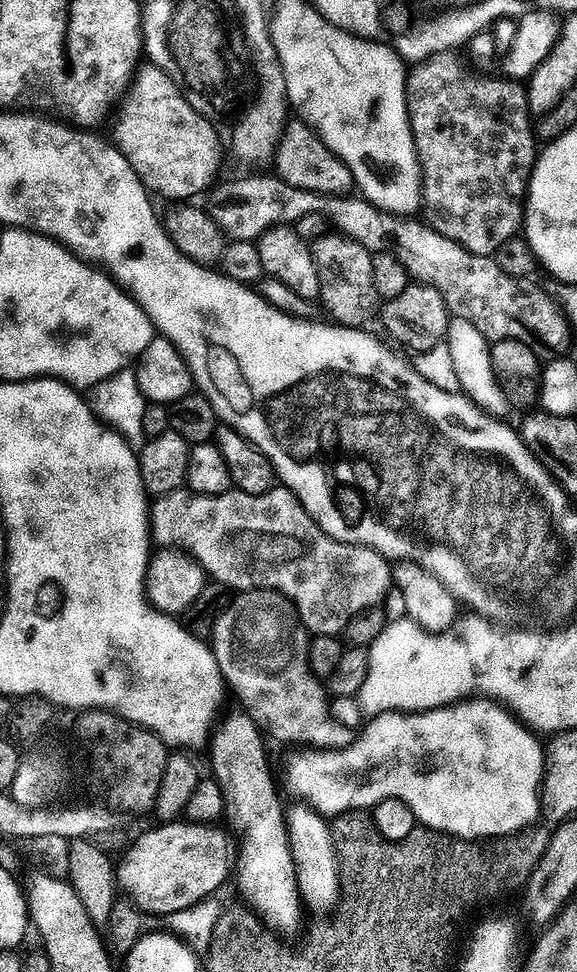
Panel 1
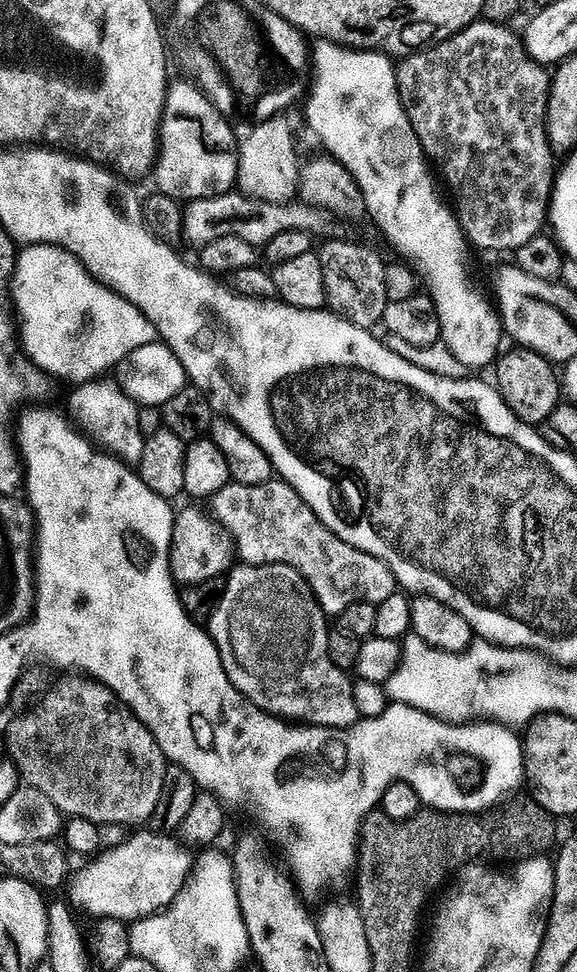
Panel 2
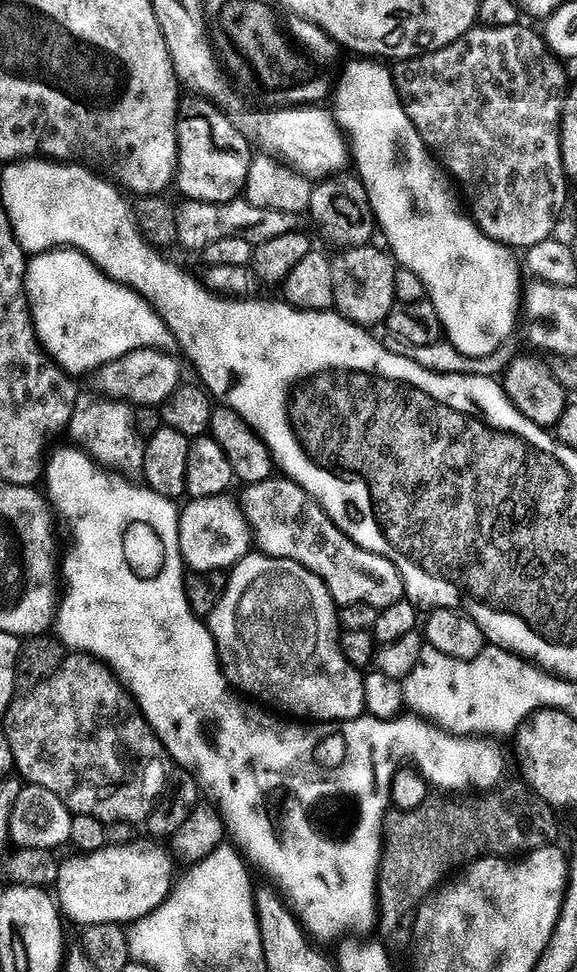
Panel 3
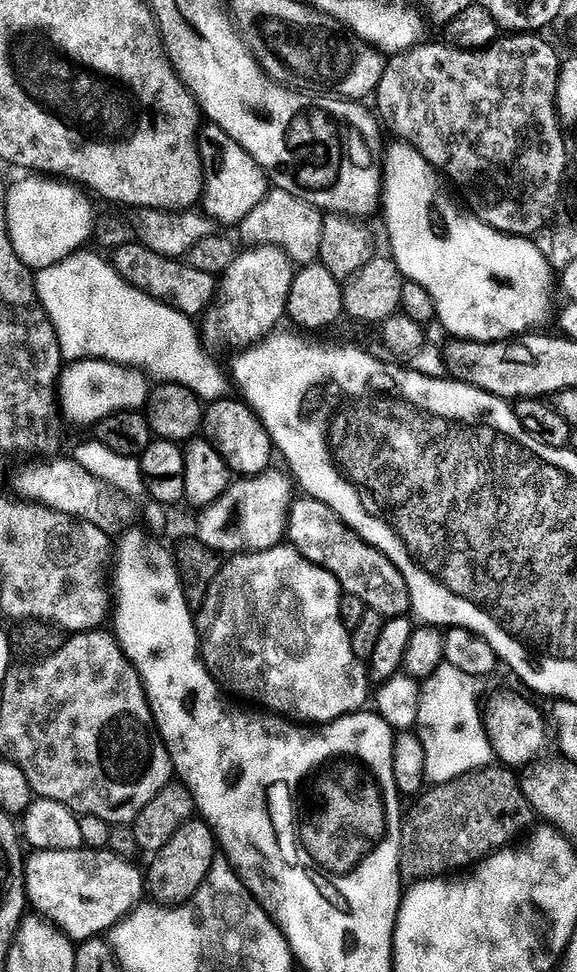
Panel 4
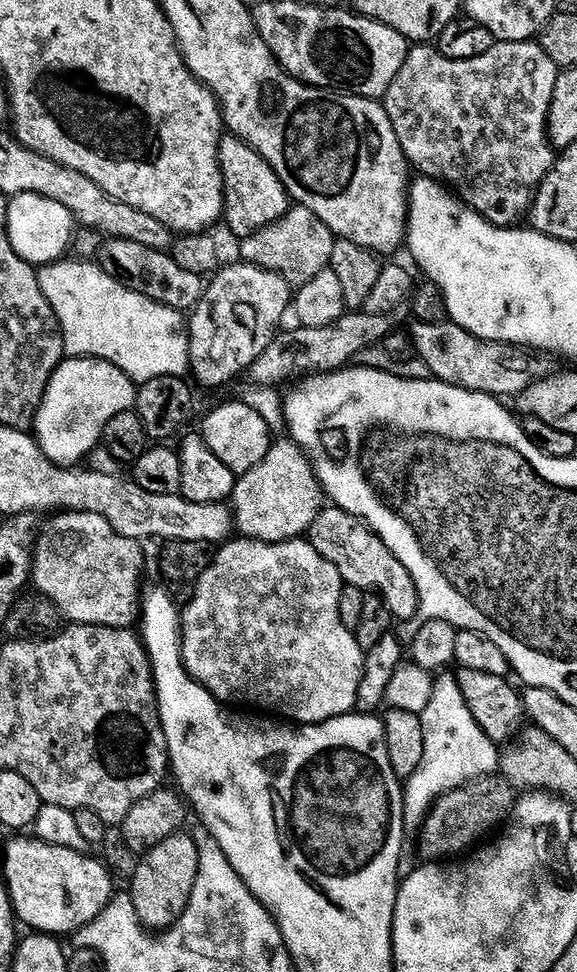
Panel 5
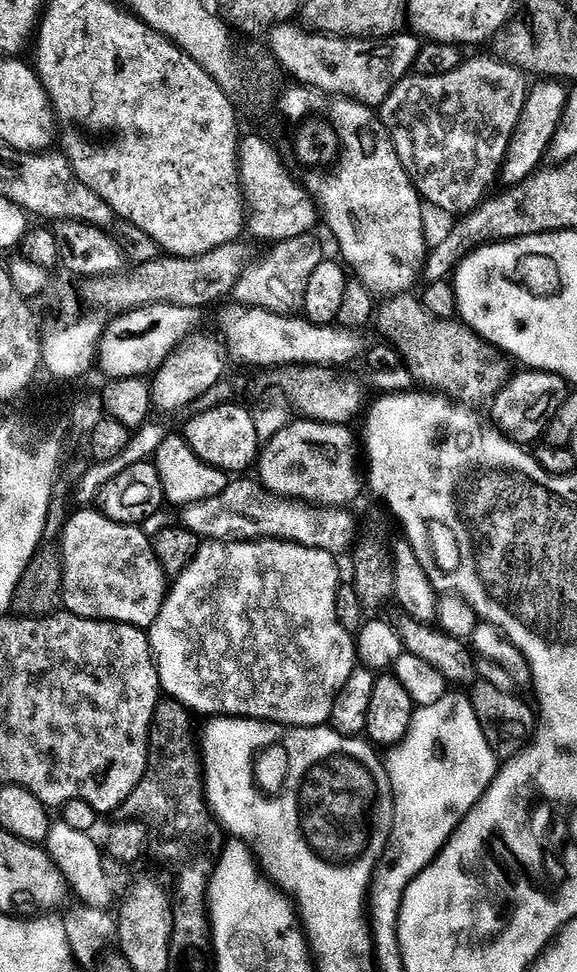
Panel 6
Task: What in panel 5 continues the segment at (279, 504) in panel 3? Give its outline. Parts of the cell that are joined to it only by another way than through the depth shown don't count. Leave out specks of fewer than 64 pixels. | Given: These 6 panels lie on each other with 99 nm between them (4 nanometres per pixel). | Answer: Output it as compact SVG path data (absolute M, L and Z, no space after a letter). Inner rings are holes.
M325 506L316 515L316 521L308 529L306 536L314 550L318 550L318 554L325 556L336 567L349 589L365 588L365 593L380 596L395 619L396 616L400 620L417 619L420 595L414 578L363 520L351 516L343 507Z

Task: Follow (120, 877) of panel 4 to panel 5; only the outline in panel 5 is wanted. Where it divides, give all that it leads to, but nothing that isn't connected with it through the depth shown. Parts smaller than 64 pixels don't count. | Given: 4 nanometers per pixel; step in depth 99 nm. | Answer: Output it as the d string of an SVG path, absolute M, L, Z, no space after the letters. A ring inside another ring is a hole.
M20 834L17 840L8 844L4 852L4 873L3 879L7 881L9 898L12 900L13 910L17 921L24 924L36 934L47 934L57 938L64 938L64 935L75 934L90 922L94 922L104 913L104 907L112 900L114 889L112 889L112 876L108 868L100 860L88 856L84 852L75 852L62 846L47 844L45 840L29 838Z

